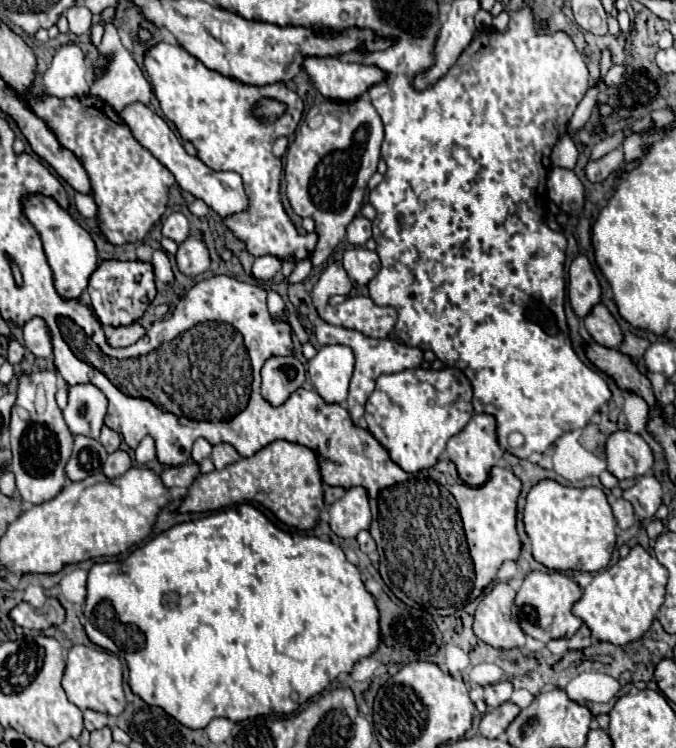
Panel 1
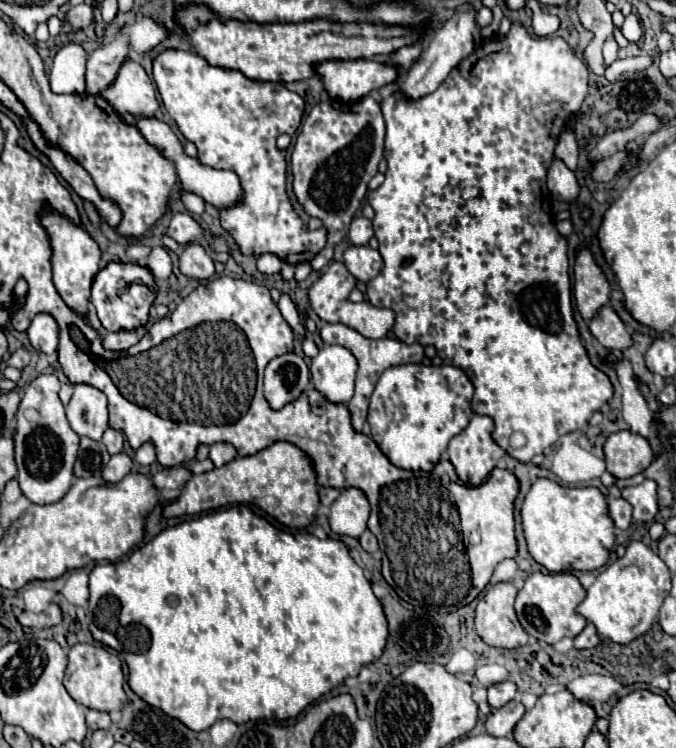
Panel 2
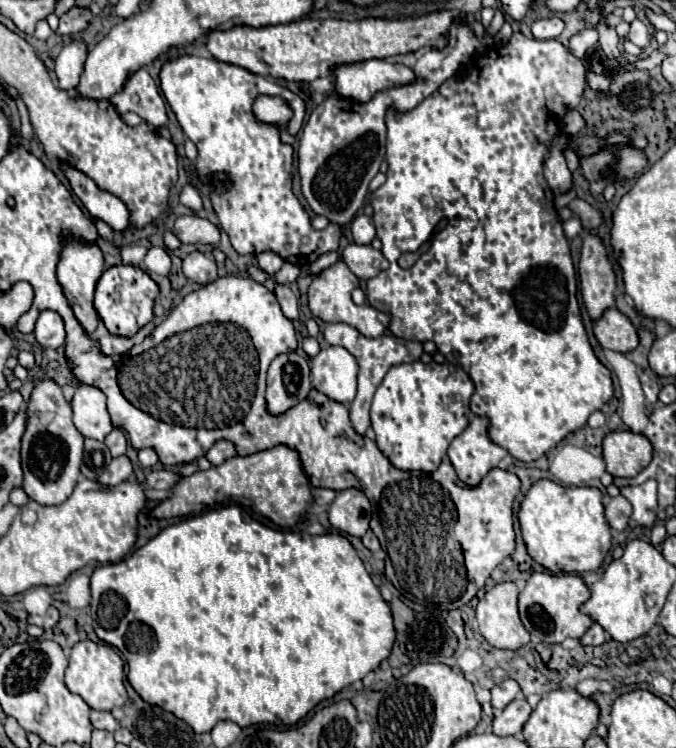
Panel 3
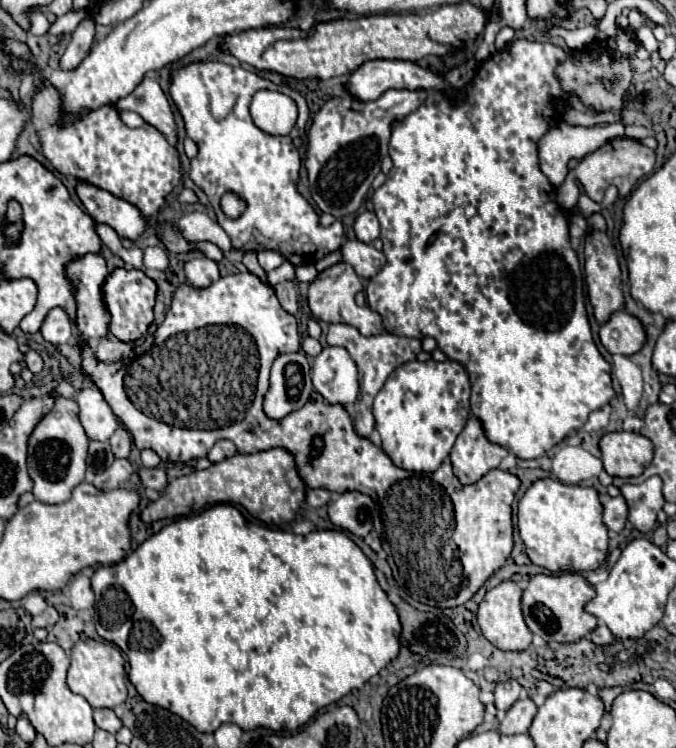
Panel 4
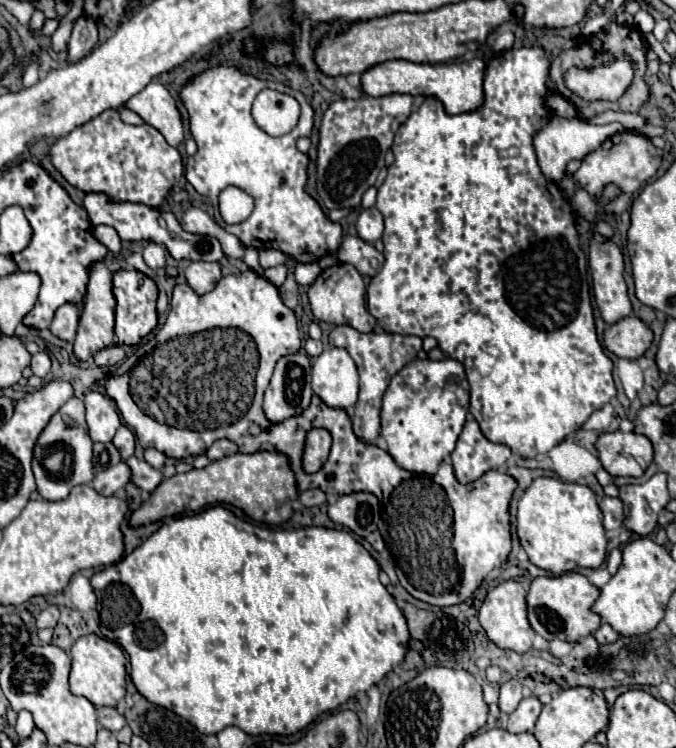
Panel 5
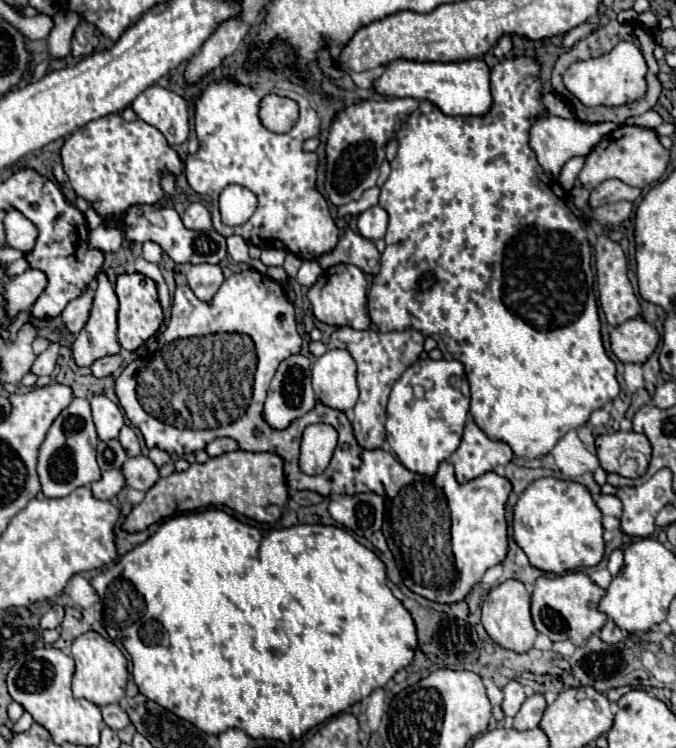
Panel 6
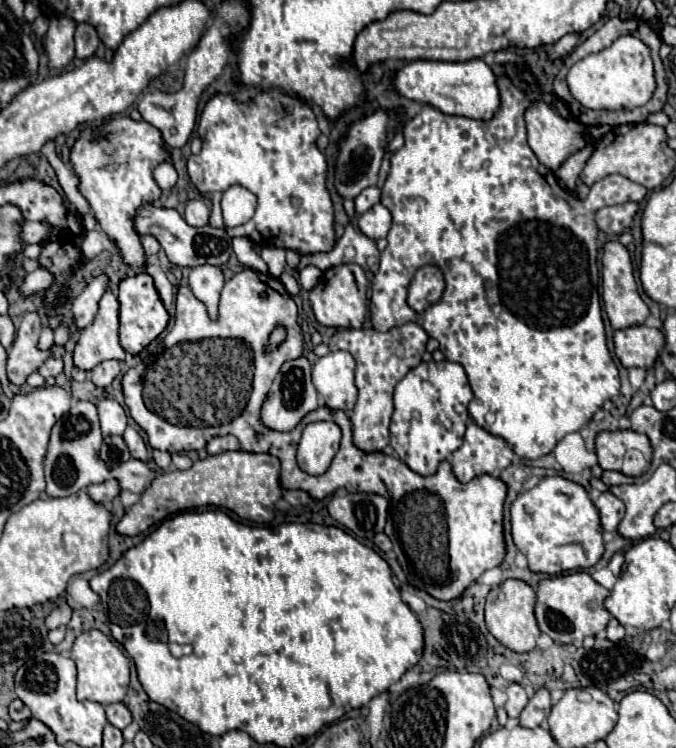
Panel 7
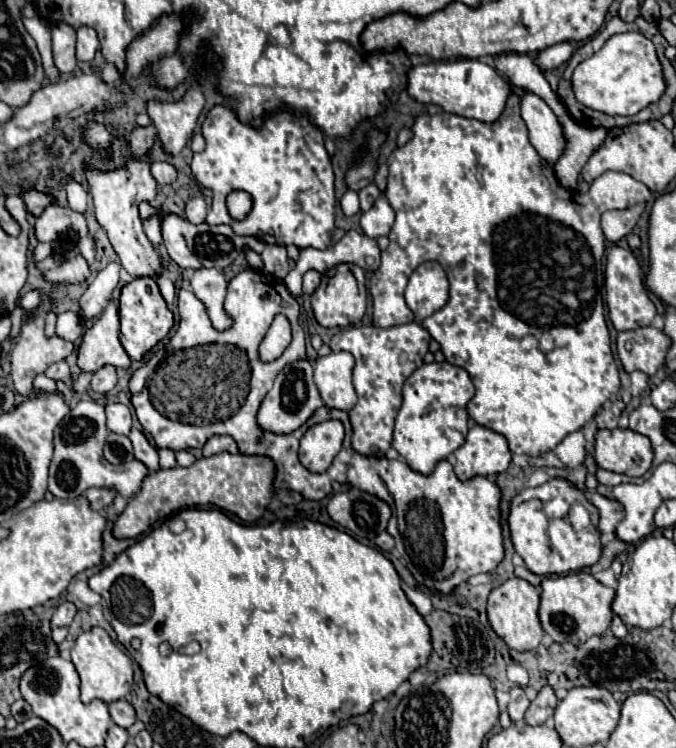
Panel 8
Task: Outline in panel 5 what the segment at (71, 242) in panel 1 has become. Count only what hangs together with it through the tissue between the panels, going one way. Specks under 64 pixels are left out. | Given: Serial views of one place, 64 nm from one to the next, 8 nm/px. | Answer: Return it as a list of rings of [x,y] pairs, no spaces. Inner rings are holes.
[[[98,262],[90,268],[88,292],[84,296],[84,312],[80,316],[80,326],[74,338],[74,356],[80,362],[90,360],[96,352],[104,348],[112,348],[114,344],[114,308],[116,308],[116,300],[112,296],[112,274],[102,262]]]

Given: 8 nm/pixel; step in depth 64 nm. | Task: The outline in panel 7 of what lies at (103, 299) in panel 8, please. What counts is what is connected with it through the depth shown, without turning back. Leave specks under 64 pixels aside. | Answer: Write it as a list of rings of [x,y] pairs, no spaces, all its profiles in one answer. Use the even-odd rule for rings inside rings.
[[[106,274],[96,276],[96,278],[82,290],[82,294],[74,300],[74,304],[72,304],[72,314],[74,314],[74,324],[76,324],[76,328],[86,328],[88,324],[92,324],[92,320],[96,318],[96,312],[98,312],[100,296],[104,296],[104,292],[108,290],[108,282],[110,282],[110,278],[108,278]]]

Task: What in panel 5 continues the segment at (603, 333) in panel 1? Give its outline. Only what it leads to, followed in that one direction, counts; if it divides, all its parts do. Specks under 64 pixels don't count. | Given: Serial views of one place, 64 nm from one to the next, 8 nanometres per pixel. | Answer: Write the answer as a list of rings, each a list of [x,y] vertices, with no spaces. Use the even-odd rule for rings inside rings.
[[[626,316],[604,332],[604,344],[618,358],[638,360],[652,344],[652,330],[636,316]]]

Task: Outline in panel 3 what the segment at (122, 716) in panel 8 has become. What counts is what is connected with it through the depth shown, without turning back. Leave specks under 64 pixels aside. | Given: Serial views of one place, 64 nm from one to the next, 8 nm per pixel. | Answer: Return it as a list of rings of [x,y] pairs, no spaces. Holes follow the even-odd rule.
[[[92,710],[90,720],[92,720],[92,726],[94,726],[94,728],[100,728],[100,730],[114,732],[114,730],[118,728],[118,722],[116,722],[116,718],[114,718],[110,712],[98,712],[98,710]]]

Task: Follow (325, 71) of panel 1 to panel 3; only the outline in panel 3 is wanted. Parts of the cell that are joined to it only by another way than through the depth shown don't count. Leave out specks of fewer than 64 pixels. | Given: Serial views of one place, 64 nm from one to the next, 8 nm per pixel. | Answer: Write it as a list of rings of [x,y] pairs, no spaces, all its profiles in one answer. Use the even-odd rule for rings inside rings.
[[[366,60],[338,66],[334,70],[336,90],[344,98],[368,102],[376,92],[416,80],[412,68],[406,64],[392,64],[386,60]]]

